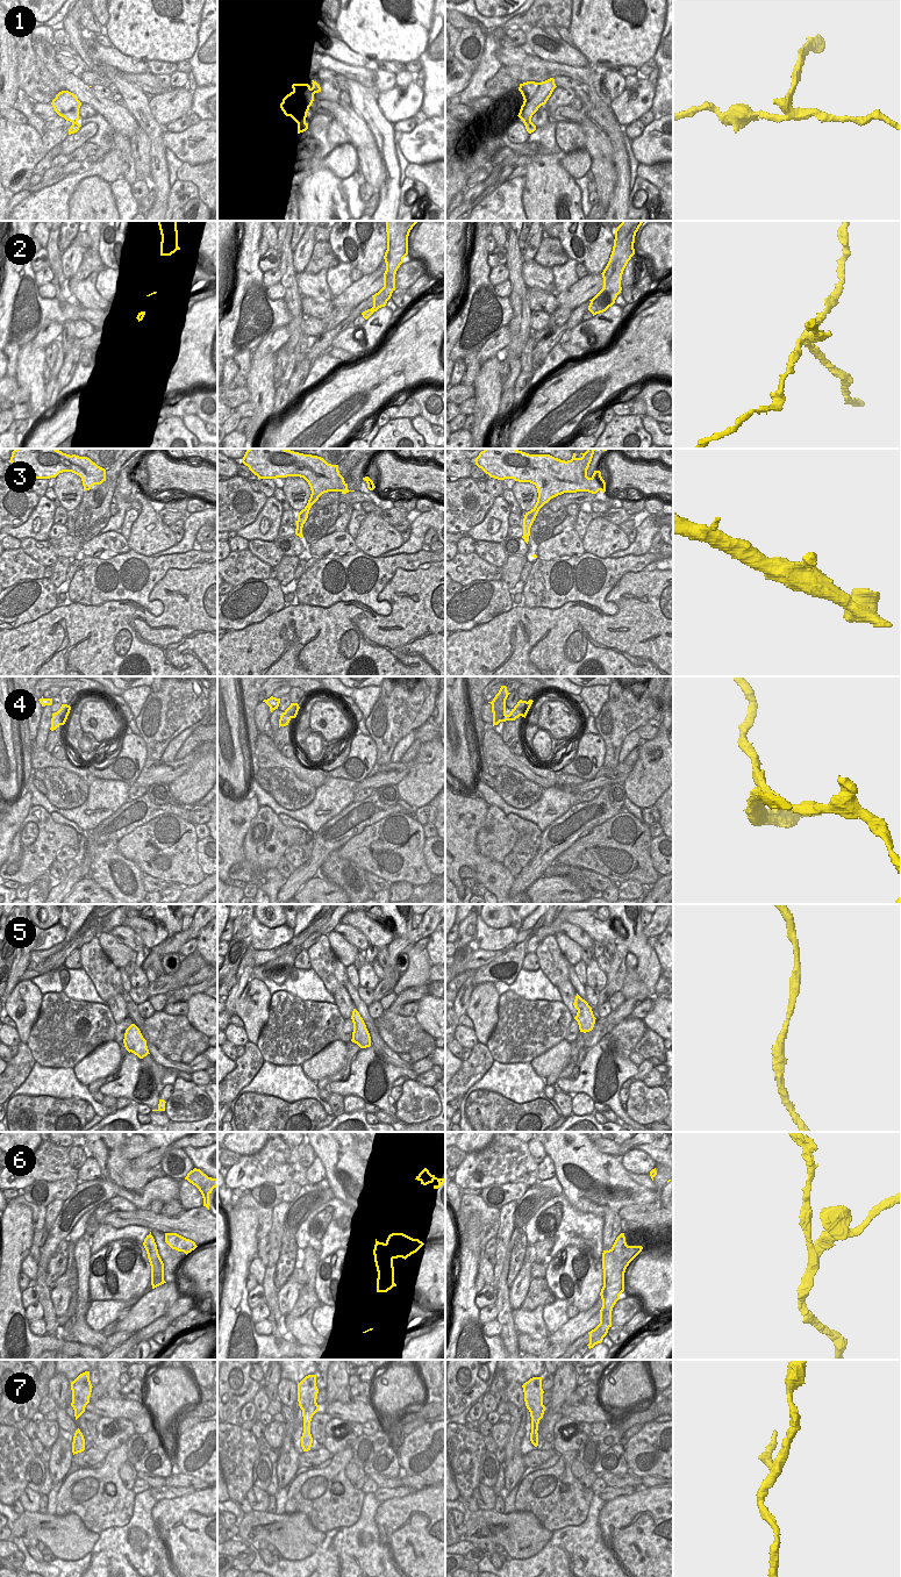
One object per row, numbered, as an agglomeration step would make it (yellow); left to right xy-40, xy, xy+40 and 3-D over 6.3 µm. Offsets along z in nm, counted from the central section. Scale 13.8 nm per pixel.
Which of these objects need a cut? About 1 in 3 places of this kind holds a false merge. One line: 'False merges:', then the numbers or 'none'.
False merges: 1, 2, 4, 6

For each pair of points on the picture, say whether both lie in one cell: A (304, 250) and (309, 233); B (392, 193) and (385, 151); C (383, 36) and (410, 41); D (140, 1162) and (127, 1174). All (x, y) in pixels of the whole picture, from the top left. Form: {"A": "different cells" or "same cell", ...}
{"A": "same cell", "B": "same cell", "C": "same cell", "D": "different cells"}

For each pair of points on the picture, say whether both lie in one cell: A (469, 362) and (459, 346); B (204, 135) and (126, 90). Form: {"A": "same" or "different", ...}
{"A": "different", "B": "different"}

